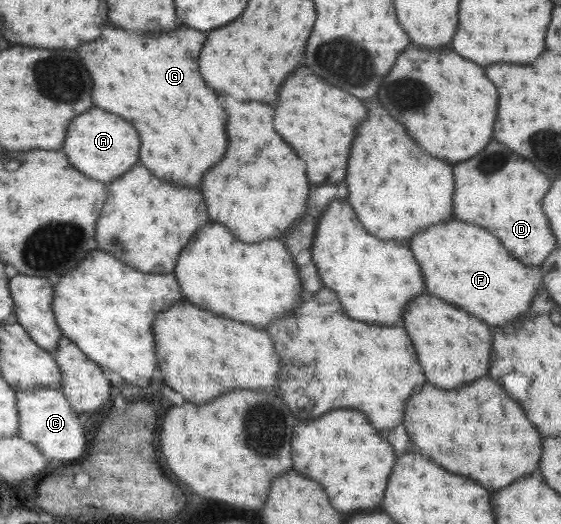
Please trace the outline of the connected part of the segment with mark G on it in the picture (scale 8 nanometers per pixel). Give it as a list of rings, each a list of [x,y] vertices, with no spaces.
[[[105,25],[105,33],[97,41],[89,41],[85,47],[81,45],[77,49],[81,61],[85,57],[85,69],[93,73],[93,101],[97,101],[97,107],[109,109],[111,113],[117,113],[119,117],[125,117],[125,121],[135,123],[149,123],[155,125],[155,131],[147,131],[147,125],[137,125],[141,129],[141,163],[153,169],[157,177],[165,177],[165,181],[177,181],[177,185],[189,185],[199,187],[199,181],[203,173],[213,167],[225,153],[227,147],[227,135],[225,135],[225,111],[219,105],[219,99],[215,97],[213,89],[207,87],[199,73],[199,53],[205,43],[205,33],[189,29],[189,27],[177,27],[171,33],[161,35],[143,35],[141,41],[137,37],[131,37],[131,49],[125,43],[117,39],[113,41],[113,35],[117,35],[121,29]]]

